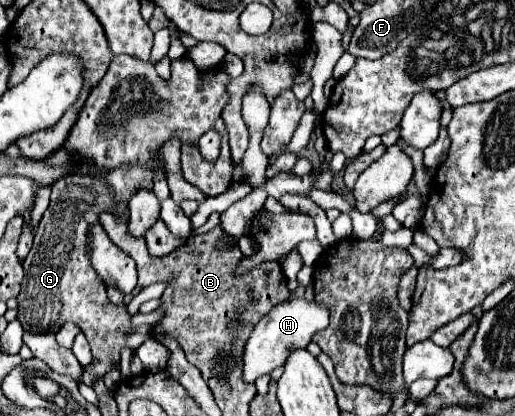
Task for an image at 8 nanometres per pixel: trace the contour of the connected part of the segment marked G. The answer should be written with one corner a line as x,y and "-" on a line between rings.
120,165
108,177
110,185
96,181
94,177
64,177
52,187
50,205
38,223
34,233
34,245
24,261
24,281
18,295
18,319
24,331
32,333
54,333
52,325
64,325
66,321
82,327
92,355
98,359
92,363
82,377
82,383
94,387
94,383
112,369
112,361
120,359
120,349
136,349
142,341
150,337
150,327
140,325
132,329
126,305
110,303
106,295
106,285
100,281
98,273
92,269
86,251
86,233
90,225
98,223
102,211
112,211
112,197
132,199
132,193
144,185
152,189
152,173
146,165

